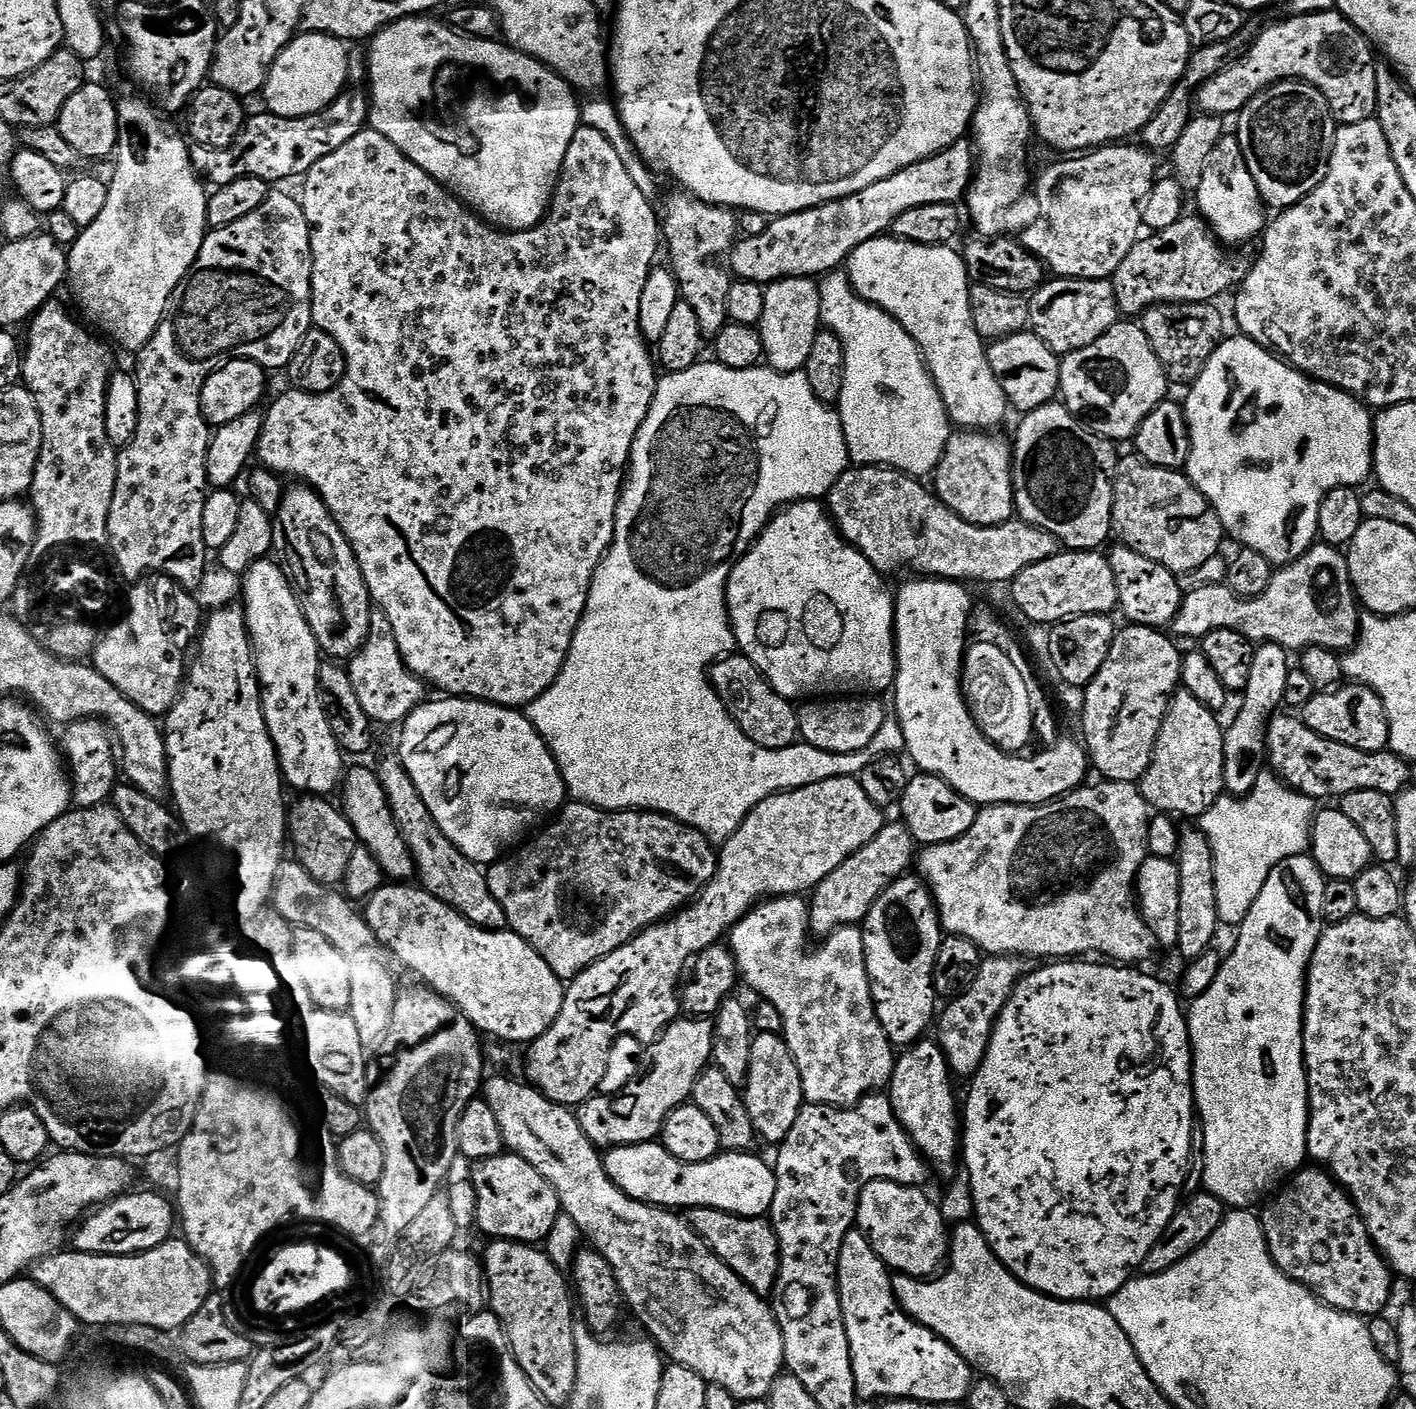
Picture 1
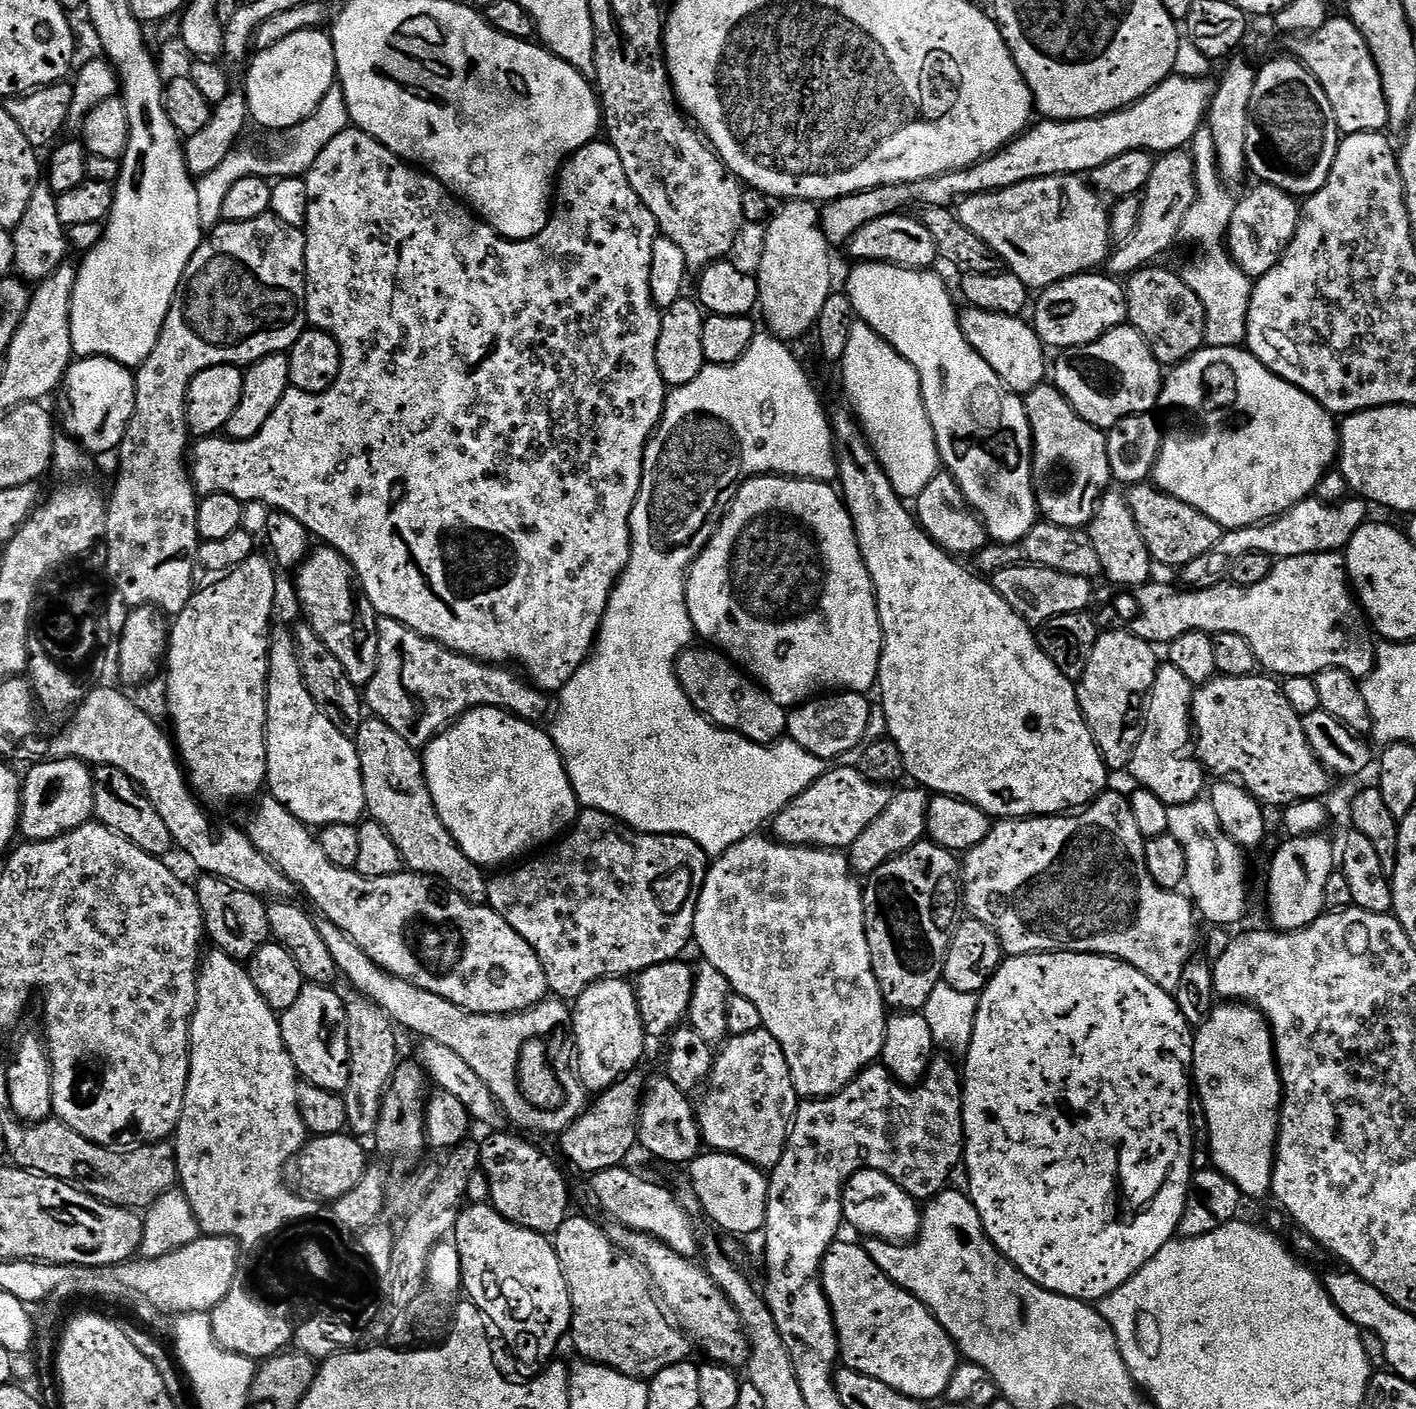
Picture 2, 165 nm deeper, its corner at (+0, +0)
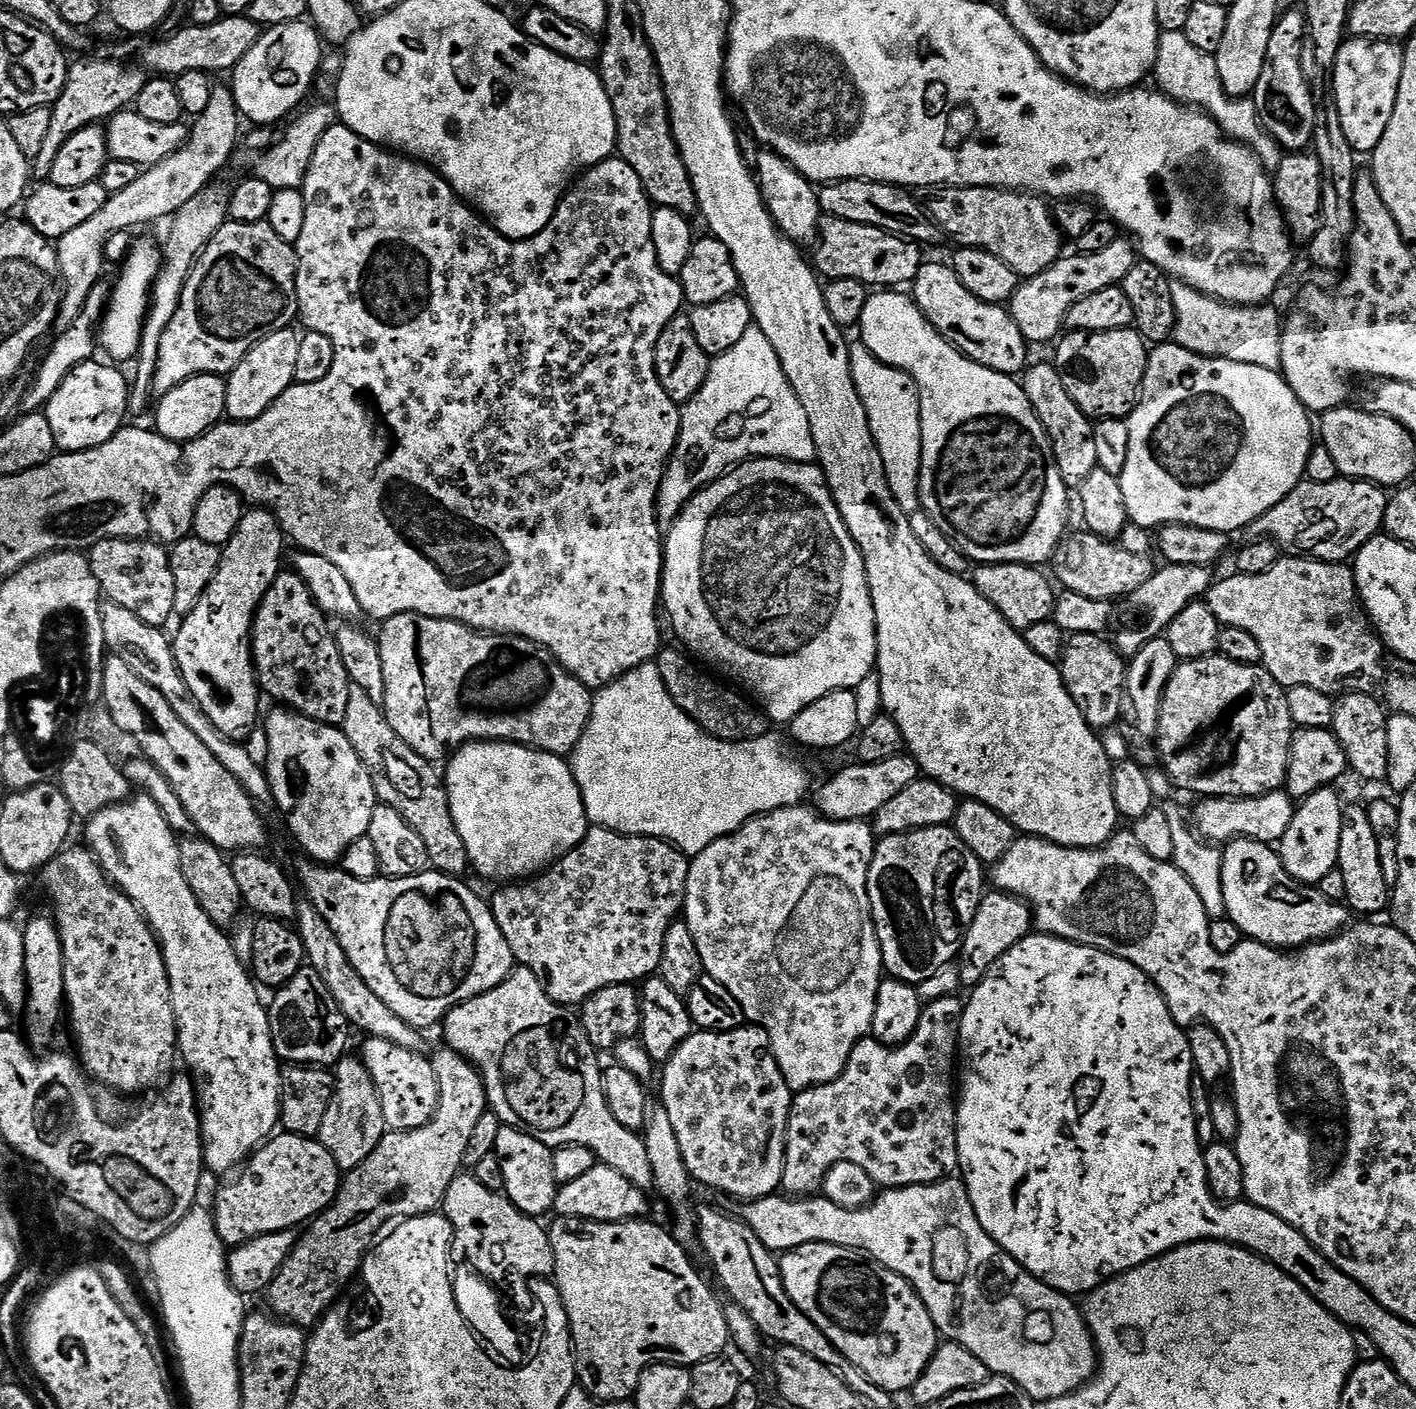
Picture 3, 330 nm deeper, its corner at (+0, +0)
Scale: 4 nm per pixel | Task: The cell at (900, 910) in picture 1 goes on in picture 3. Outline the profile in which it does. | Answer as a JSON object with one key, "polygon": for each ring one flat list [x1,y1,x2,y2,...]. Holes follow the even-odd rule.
{"polygon":[[955,827,919,828,883,837,870,862,868,893,887,975,919,986,926,978,934,978,938,970,953,963,960,955,966,930,970,930,970,922,974,922,980,900,986,894,984,880,986,884,985,865,980,863,974,850,958,838]]}

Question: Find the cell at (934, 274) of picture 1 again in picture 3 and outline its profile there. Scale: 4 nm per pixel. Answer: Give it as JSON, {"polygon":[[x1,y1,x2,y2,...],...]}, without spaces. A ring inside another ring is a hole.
{"polygon":[[876,290,871,293,866,302,866,310,862,310,862,318,858,325,858,332,861,332,862,343,867,346,870,350,870,354,874,354,874,358,878,358,884,364,889,364,891,368,897,368,902,370,908,376,912,378,915,382,917,388,920,389,920,421,922,422,921,430,921,470,920,470,920,507,925,512,929,518,934,521,938,526,938,530,942,530,942,534,946,534,946,538,951,540,965,556,968,557,969,561,975,562,977,565,982,564,1031,564,1033,566,1044,566,1051,561,1052,557,1056,554,1056,548,1060,544,1060,541,1064,539,1066,535,1066,529,1064,527,1068,524,1068,495,1070,495,1070,489,1067,484,1064,483,1062,474,1058,470,1058,462,1056,461,1056,455,1052,449,1052,443,1048,437,1047,430,1042,426,1042,422,1038,418,1038,414,1034,414,1034,410,1030,406,1030,402,1026,398,1023,387,1013,377,1003,376,1001,372,995,372,990,370,986,366,982,366,978,362,974,362,968,356,965,356,964,353,959,352,957,348,952,344,950,340,947,340,942,334,938,334,938,330,932,323,924,316,924,311,916,304,915,299,911,295,905,294,903,296,903,291,900,290]]}

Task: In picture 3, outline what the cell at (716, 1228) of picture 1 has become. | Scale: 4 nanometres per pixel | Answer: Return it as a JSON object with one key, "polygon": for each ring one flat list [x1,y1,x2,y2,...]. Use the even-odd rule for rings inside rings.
{"polygon":[[597,1162,593,1168,586,1170,586,1174,582,1174,582,1178,574,1178,574,1182,566,1182,557,1187,554,1212,557,1217,596,1220,600,1224,617,1224,623,1220,647,1217,648,1195,645,1189,634,1186,630,1178,622,1178,618,1170]]}

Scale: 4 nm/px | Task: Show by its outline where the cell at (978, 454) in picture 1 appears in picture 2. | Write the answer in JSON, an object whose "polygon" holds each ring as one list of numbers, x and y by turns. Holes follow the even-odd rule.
{"polygon":[[947,470,937,472,929,485,922,490,920,496,914,500,914,515,920,527,924,529,924,533,943,552,947,552,953,558,975,557,990,542,984,523,972,511,972,507,966,502,958,482,954,482,954,478]]}

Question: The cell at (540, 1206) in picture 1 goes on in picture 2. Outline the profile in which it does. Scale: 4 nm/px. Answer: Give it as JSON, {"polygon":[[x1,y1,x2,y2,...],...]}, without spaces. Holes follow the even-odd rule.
{"polygon":[[496,1130,480,1144,480,1166,490,1182,490,1203,493,1208,510,1222,535,1232,555,1234,562,1222,570,1215,568,1209,568,1184,560,1173,560,1168,539,1148,520,1136,511,1136,508,1130]]}

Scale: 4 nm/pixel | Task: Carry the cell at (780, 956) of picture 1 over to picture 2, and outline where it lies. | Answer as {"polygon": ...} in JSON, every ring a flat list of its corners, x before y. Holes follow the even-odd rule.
{"polygon":[[764,834,747,836,745,840,730,846,730,850,726,850,709,863,708,873,694,914,694,930,692,931,694,944,695,947,700,947,700,952,704,955,701,957,707,963,722,970,722,974,726,974,733,993,749,999,754,1004,761,1015,763,1031,774,1034,778,1046,782,1046,782,1054,786,1054,786,1062,790,1066,790,1078,796,1087,797,1097,834,1096,837,1092,841,1092,857,1074,866,1068,873,1067,884,1054,884,1031,888,1025,889,1013,886,1011,884,995,878,986,878,978,874,978,870,946,866,942,864,890,843,851,831,848,794,848,790,844,782,844,775,838,765,836]]}

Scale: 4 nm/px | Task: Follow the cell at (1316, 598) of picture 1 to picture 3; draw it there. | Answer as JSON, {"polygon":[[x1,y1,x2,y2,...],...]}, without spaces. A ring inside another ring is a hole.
{"polygon":[[1288,556,1281,558,1274,566,1274,570,1266,570,1266,574,1254,574,1253,576,1241,576,1231,574,1225,580,1217,579,1212,587,1206,593,1206,602,1218,618,1218,622,1225,628,1237,628,1246,630,1262,646,1262,666,1272,677,1277,680,1281,688,1289,690,1294,687,1313,687,1314,690,1322,691,1326,695,1339,698,1345,692,1367,692,1375,693,1376,687,1383,685,1386,680,1384,676,1384,656,1386,649,1383,640,1380,639,1379,632,1372,626,1367,612,1364,611,1364,605,1360,603,1360,597,1356,591,1356,574,1347,563,1337,562,1327,564,1324,560,1306,560,1299,556]]}

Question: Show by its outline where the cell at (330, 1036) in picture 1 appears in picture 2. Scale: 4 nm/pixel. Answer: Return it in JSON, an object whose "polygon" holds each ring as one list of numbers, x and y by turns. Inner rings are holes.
{"polygon":[[305,983,302,994,298,994,294,1006,279,1013,280,1029,286,1050,294,1062,297,1073,307,1083,318,1086,322,1090,343,1093,344,1088,350,1082,350,1066,348,1055,350,1054,350,1042,348,1041,348,1005,345,997,336,993,337,989,323,984]]}

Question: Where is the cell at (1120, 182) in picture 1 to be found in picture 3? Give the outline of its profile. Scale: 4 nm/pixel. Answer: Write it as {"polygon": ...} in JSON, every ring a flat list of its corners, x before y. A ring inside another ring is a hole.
{"polygon":[[932,186,923,193,922,203,932,215,933,220,940,225,940,231,945,237,953,236,957,245,965,248,981,248,1006,262,1022,278,1042,274,1057,260,1061,259,1060,240,1062,233,1060,225,1051,207,1047,208,1045,201,1035,194,1023,190,1006,188,957,188,955,186]]}

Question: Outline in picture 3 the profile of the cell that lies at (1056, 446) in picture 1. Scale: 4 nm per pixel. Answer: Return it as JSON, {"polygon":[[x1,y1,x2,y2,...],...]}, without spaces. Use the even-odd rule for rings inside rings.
{"polygon":[[1033,363,1031,367,1023,373,1022,387,1034,414,1042,422,1042,426,1048,432,1048,437,1052,443,1052,449,1058,462,1058,470,1062,474,1064,483,1069,489,1079,489,1080,485,1090,478,1092,471,1098,467,1098,453,1094,443,1093,421,1070,398,1070,390,1062,382,1062,374,1055,363,1048,364]]}

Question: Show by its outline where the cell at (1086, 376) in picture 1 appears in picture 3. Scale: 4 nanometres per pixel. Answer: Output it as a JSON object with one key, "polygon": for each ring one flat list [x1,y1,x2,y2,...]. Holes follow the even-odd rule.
{"polygon":[[1132,328,1109,332,1069,331,1067,335,1055,345,1054,363,1060,369,1066,390,1070,390,1070,398,1090,418,1127,417,1136,406,1144,371,1148,368,1150,348,1144,337]]}

